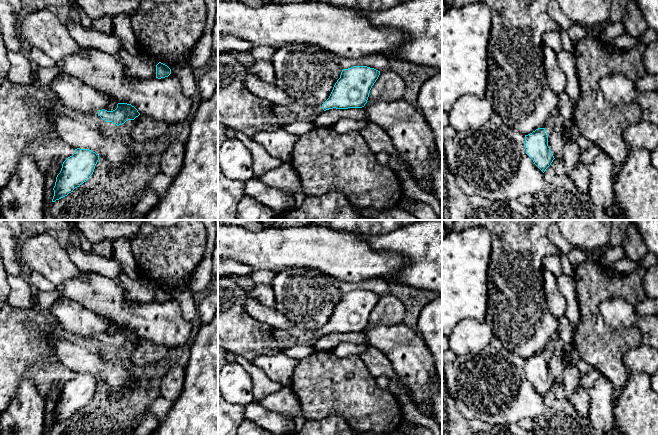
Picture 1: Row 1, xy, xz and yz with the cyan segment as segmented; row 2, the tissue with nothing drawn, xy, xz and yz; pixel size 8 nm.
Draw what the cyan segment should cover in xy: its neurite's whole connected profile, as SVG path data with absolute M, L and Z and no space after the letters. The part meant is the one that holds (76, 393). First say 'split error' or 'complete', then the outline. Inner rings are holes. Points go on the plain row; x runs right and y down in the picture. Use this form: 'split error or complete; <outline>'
complete; M75 373L74 378L63 386L56 401L52 426L67 420L86 406L93 398L98 384L99 379L89 373Z

